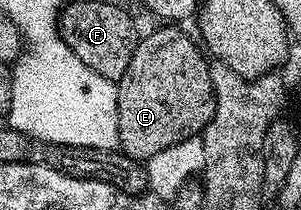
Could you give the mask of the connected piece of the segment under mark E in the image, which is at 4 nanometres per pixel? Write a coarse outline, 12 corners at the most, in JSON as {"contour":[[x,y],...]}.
{"contour":[[182,27],[140,39],[117,82],[119,148],[140,162],[215,113]]}

